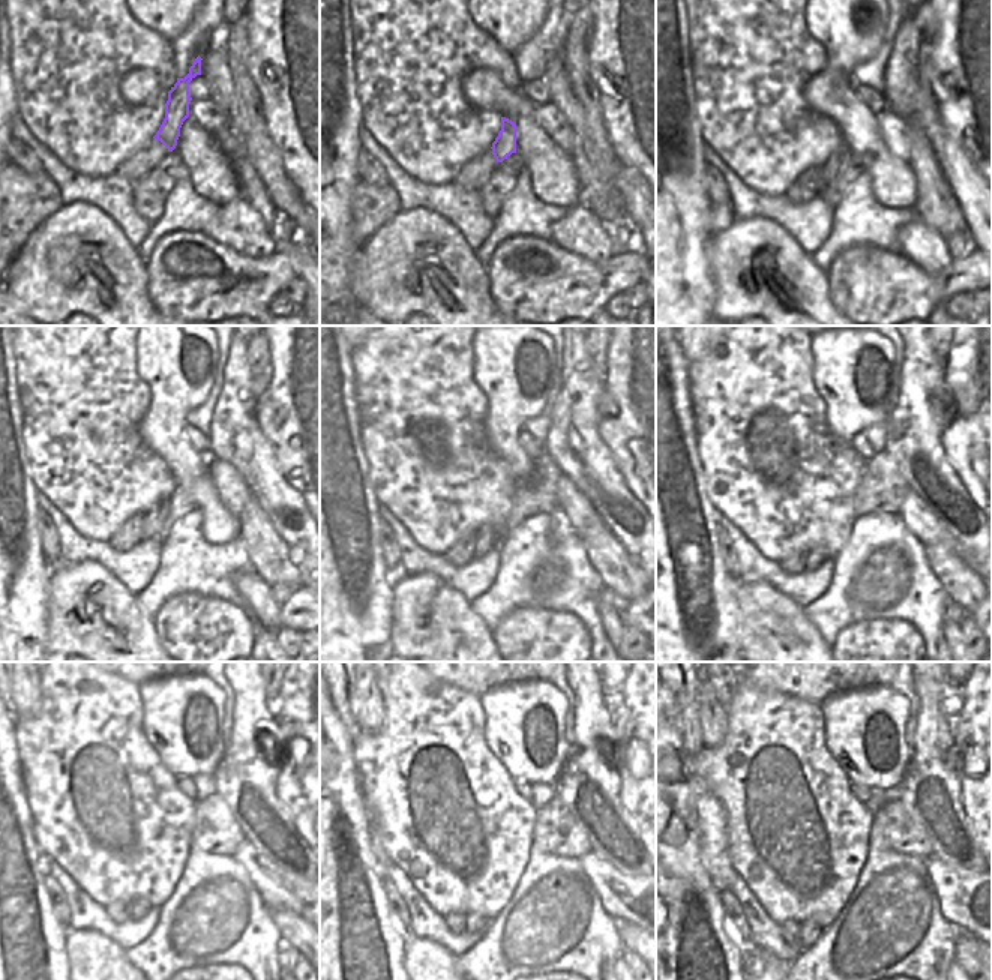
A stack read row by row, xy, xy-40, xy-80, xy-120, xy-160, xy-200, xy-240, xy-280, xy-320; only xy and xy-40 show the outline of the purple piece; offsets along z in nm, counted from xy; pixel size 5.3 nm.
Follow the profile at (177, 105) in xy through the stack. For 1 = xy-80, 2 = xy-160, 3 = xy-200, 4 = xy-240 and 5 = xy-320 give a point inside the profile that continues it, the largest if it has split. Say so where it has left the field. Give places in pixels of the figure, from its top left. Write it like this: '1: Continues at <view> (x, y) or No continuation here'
1: Continues at xy-80 (832, 165)
2: Continues at xy-160 (486, 538)
3: Continues at xy-200 (815, 557)
4: Continues at xy-240 (138, 907)
5: Continues at xy-320 (809, 932)

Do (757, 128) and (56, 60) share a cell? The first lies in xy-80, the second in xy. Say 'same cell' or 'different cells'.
same cell

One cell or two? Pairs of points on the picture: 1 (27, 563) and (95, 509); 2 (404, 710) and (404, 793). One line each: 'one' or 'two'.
1: two
2: one

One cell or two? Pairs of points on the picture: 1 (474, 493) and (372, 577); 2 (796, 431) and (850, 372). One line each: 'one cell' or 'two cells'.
1: two cells
2: two cells

